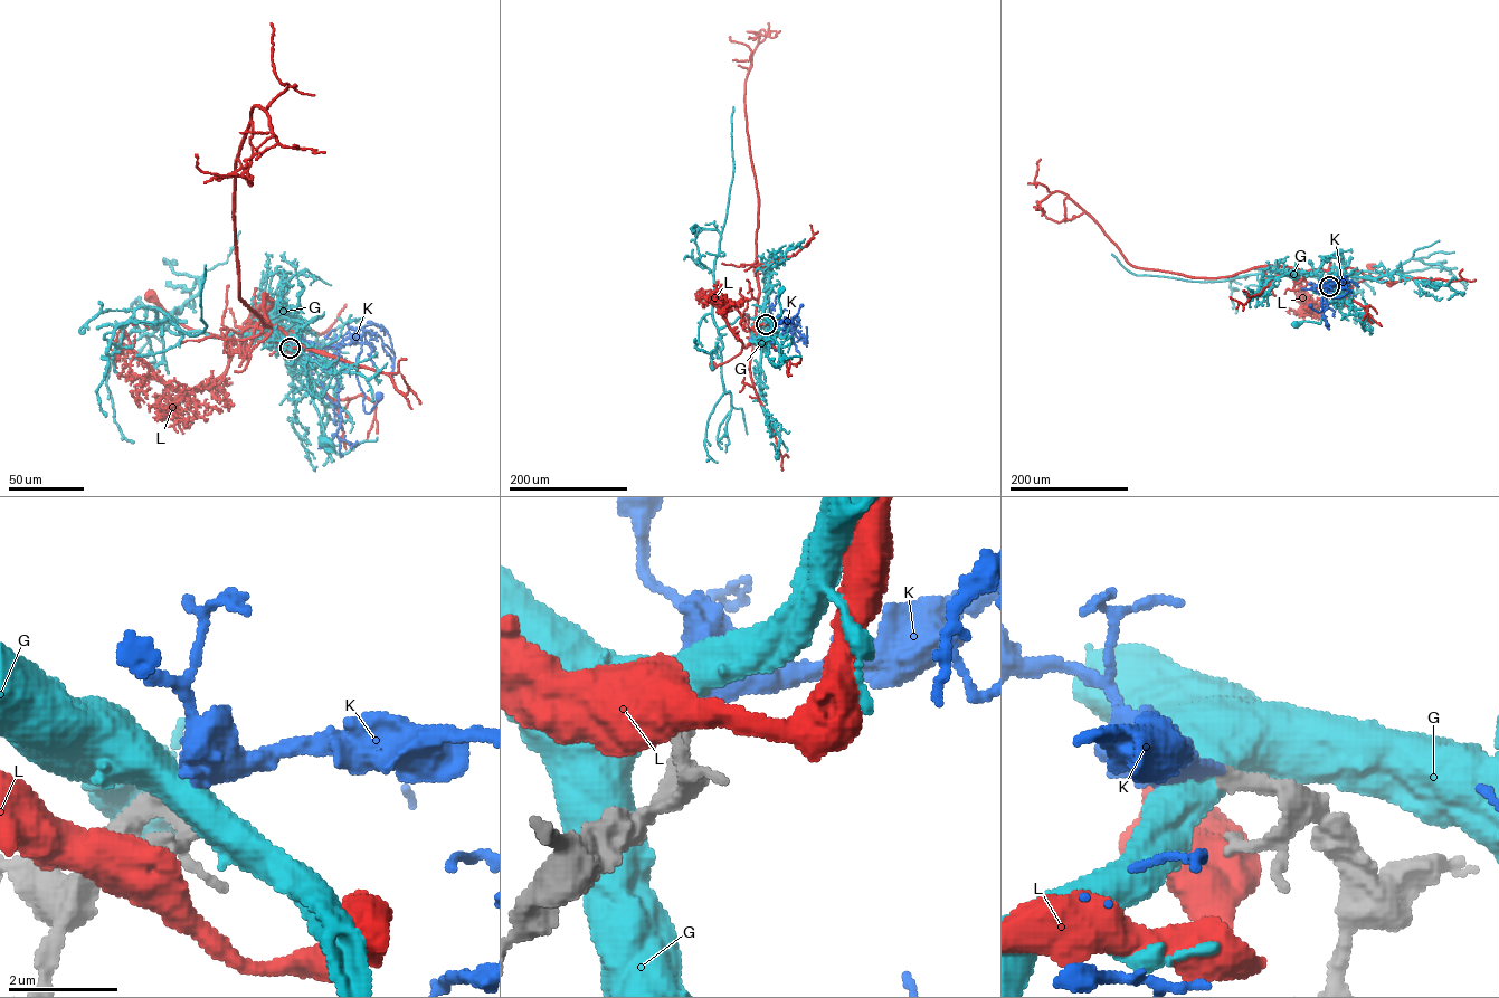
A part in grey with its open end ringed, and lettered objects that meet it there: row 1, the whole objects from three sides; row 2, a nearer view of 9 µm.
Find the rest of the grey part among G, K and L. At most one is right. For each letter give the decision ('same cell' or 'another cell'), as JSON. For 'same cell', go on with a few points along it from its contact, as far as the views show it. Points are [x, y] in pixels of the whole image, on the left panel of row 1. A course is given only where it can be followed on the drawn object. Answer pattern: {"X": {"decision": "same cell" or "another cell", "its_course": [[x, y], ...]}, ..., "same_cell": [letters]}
{"G": {"decision": "another cell"}, "K": {"decision": "same cell", "its_course": [[290, 348], [304, 343], [339, 348], [353, 334], [362, 342], [356, 376], [366, 412], [380, 397]]}, "L": {"decision": "another cell"}, "same_cell": ["K"]}

